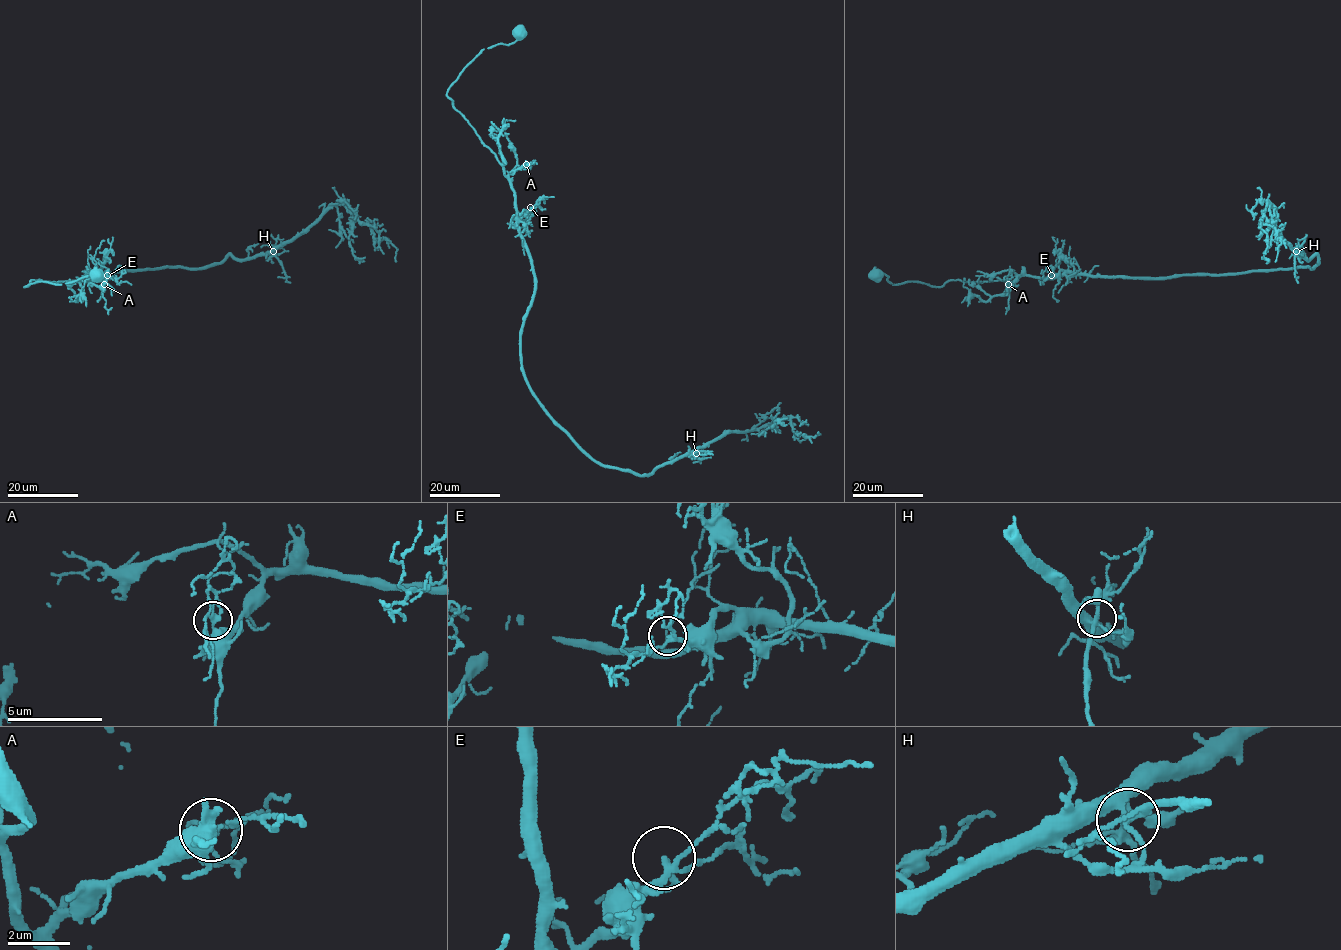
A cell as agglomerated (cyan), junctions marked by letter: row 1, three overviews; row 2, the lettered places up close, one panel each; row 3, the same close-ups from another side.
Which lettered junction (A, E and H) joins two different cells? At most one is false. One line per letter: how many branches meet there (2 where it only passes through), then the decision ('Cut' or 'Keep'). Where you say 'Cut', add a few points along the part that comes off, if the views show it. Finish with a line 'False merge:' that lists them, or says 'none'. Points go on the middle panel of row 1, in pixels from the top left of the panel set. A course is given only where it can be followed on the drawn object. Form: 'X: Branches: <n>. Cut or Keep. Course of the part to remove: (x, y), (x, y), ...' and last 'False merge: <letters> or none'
A: Branches: 4. Keep
E: Branches: 4. Keep
H: Branches: 6. Cut. Course of the part to remove: (696, 453), (708, 452), (700, 454)
False merge: H

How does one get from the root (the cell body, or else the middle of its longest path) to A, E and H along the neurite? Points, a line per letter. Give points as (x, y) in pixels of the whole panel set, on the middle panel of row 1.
A: (520, 35), (511, 43), (484, 49), (464, 68), (447, 96), (495, 155), (506, 175), (526, 164)
E: (520, 35), (511, 43), (484, 49), (447, 96), (502, 166), (514, 193), (516, 217), (520, 219), (530, 207)
H: (520, 35), (484, 49), (447, 96), (514, 193), (534, 279), (525, 382), (603, 464), (649, 475), (696, 453)

